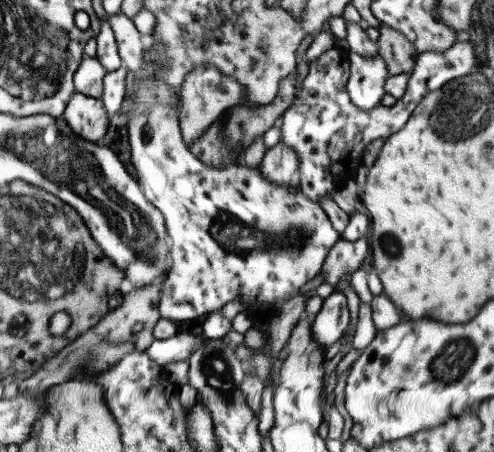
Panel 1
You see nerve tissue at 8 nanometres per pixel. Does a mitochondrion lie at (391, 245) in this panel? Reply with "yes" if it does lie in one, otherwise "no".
yes

